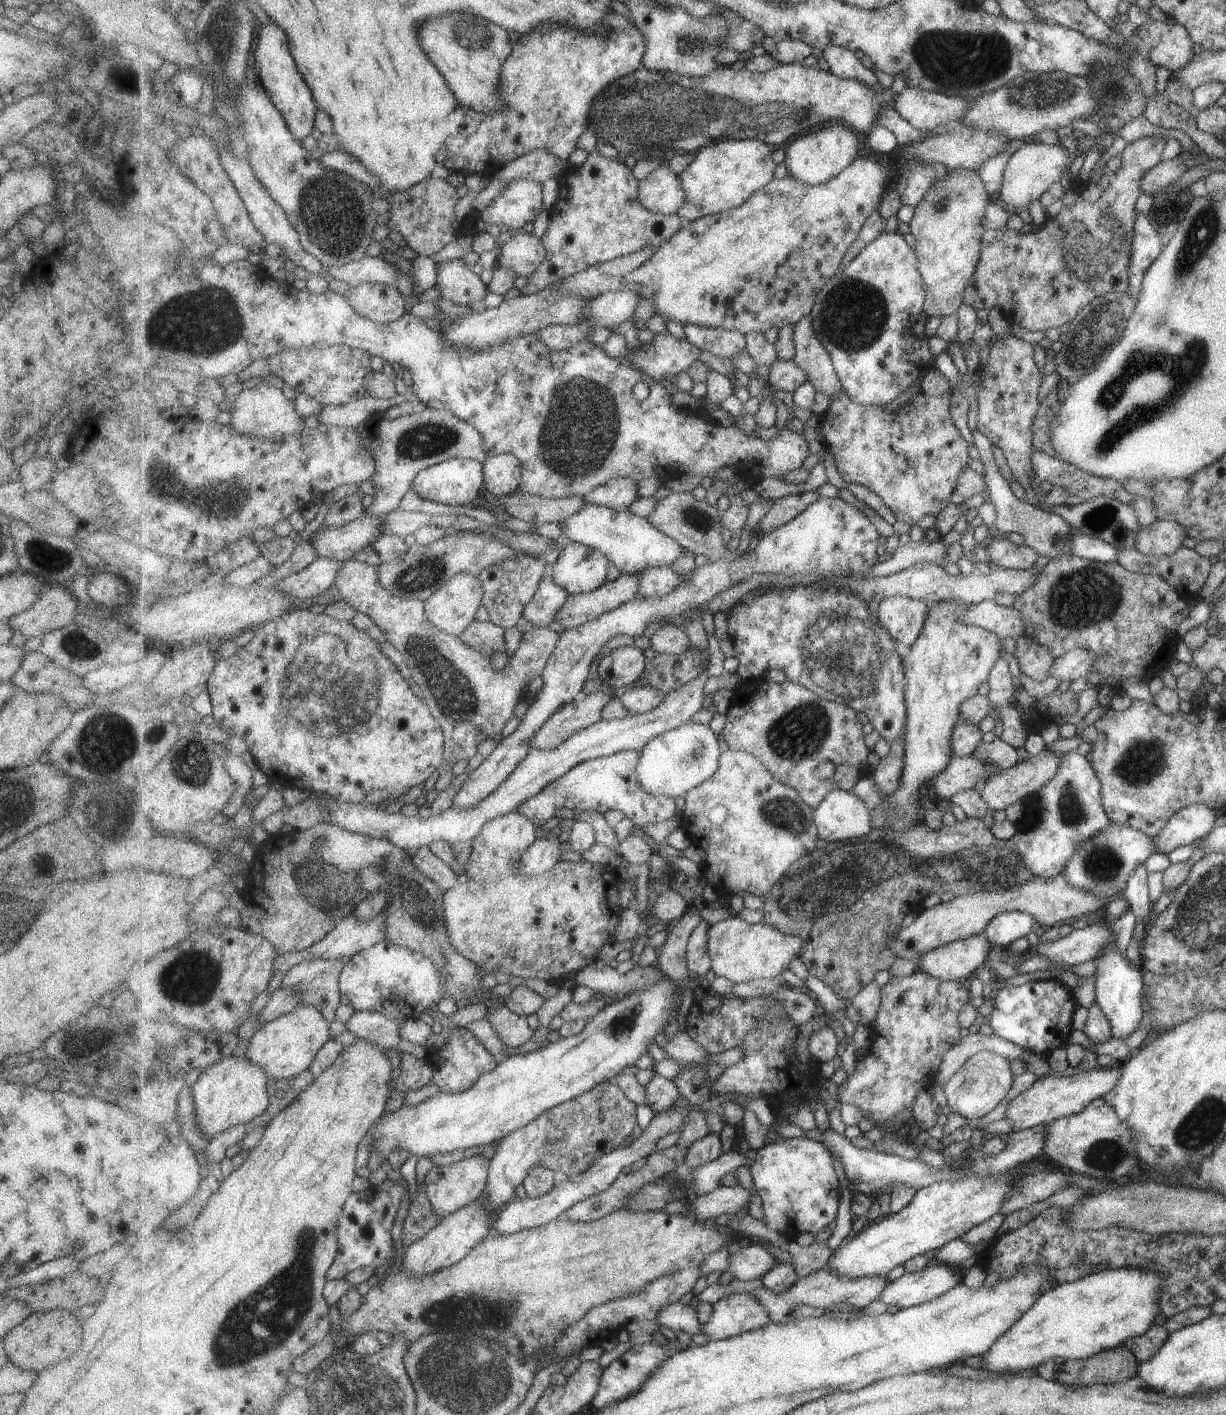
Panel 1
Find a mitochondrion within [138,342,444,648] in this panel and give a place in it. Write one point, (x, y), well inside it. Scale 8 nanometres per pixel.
(222, 499)

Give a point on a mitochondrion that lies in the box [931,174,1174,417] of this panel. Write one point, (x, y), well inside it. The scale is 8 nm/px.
(1092, 248)

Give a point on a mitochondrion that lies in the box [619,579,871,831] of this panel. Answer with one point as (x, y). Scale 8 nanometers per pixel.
(797, 735)

